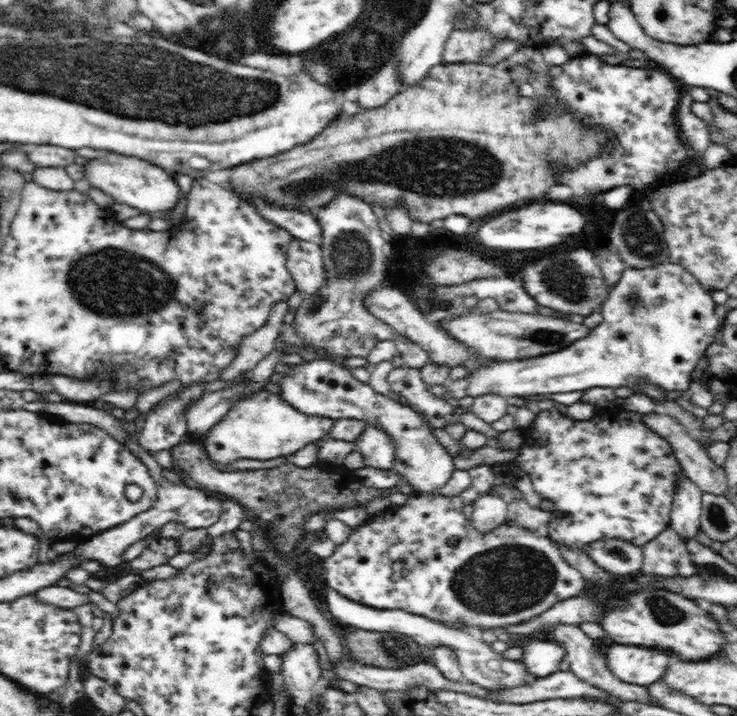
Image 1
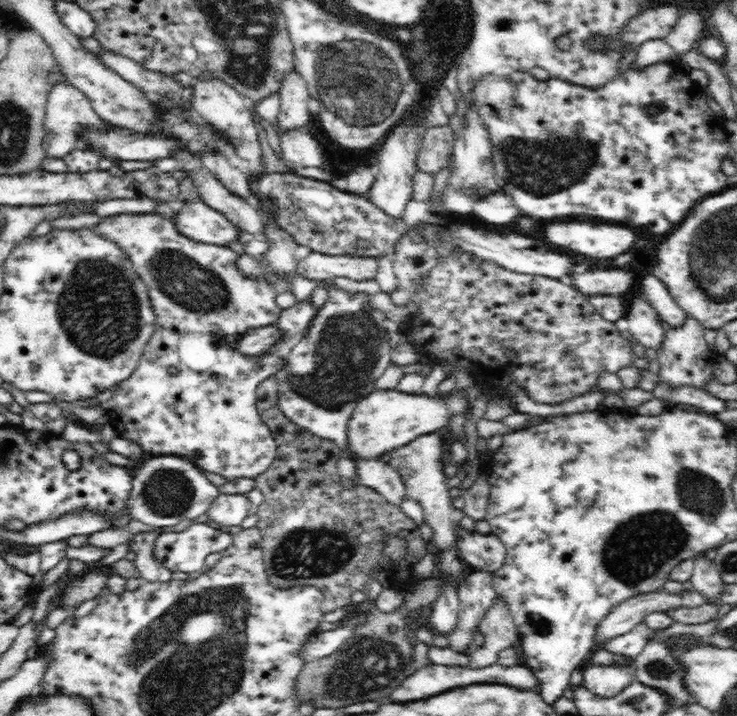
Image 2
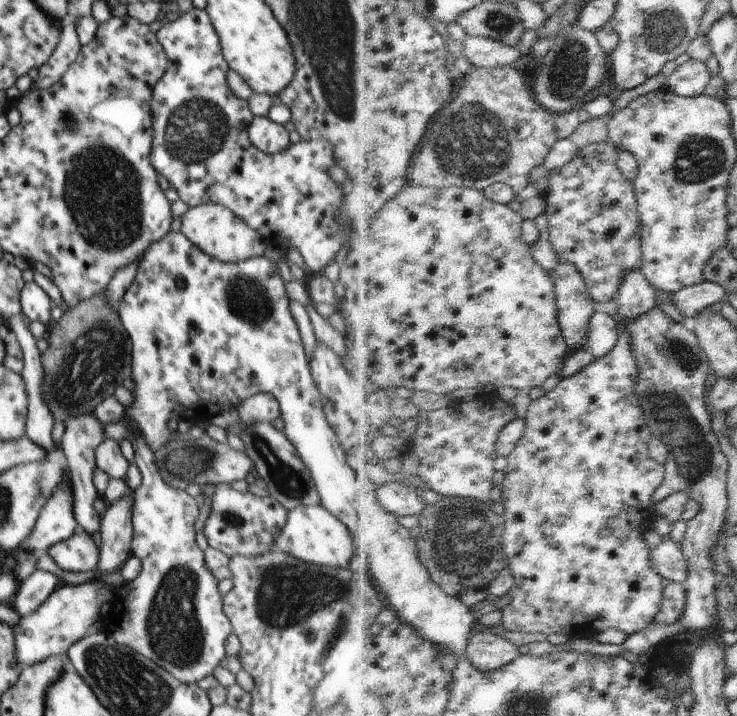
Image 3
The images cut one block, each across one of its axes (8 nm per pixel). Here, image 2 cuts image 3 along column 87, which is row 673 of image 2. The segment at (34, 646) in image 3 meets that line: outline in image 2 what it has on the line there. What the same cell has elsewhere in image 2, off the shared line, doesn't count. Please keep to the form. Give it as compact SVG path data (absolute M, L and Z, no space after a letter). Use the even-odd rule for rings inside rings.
M628 659L629 663L625 666L604 666L594 663L586 666L582 686L599 698L614 698L635 680L634 660Z

